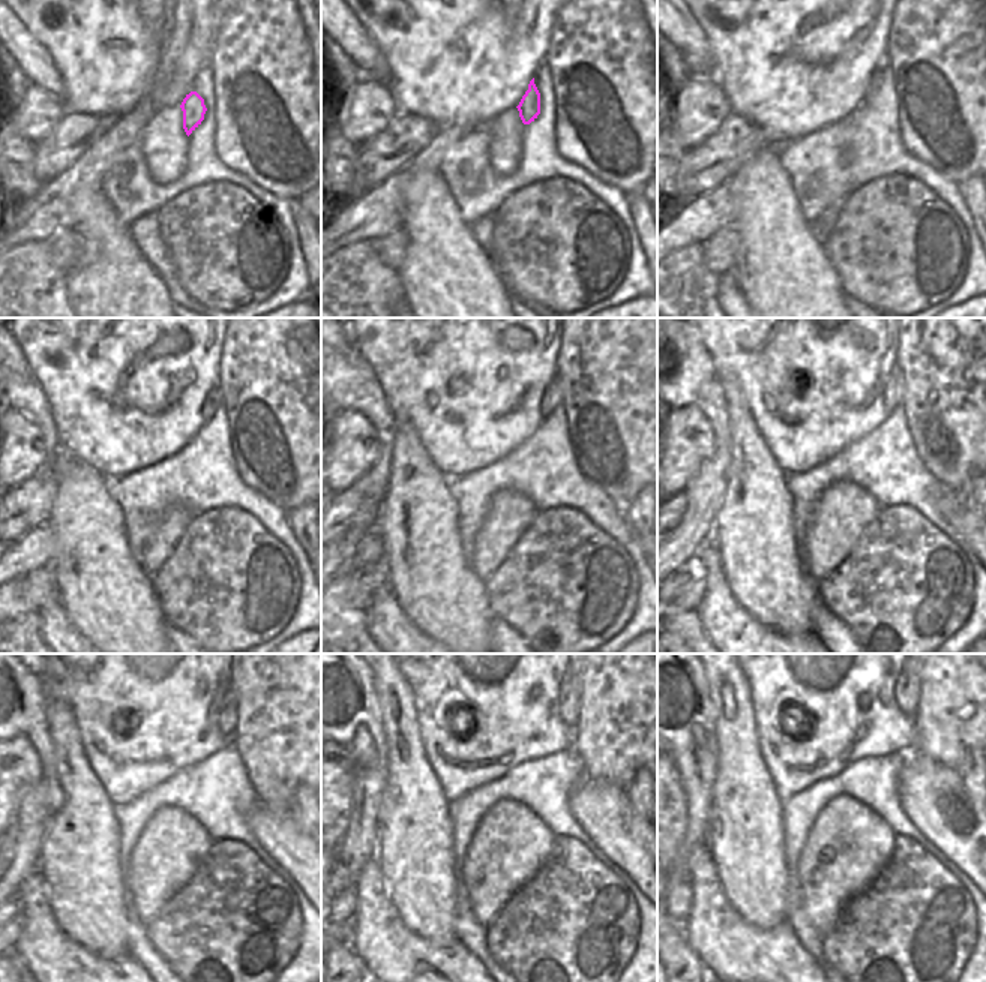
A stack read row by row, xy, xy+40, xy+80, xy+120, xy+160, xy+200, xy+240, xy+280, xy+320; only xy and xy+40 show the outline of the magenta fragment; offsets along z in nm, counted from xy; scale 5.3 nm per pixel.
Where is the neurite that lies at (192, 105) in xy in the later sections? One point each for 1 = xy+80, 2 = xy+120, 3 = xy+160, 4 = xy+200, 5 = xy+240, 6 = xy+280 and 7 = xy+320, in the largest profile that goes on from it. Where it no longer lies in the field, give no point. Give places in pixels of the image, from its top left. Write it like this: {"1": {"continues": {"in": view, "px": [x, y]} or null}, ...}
{"1": {"continues": {"in": "xy+80", "px": [877, 75]}}, "2": {"continues": {"in": "xy+120", "px": [213, 401]}}, "3": {"continues": {"in": "xy+160", "px": [553, 398]}}, "4": {"continues": {"in": "xy+200", "px": [893, 395]}}, "5": {"continues": {"in": "xy+240", "px": [228, 709]}}, "6": {"continues": {"in": "xy+280", "px": [571, 690]}}, "7": {"continues": {"in": "xy+320", "px": [907, 690]}}}

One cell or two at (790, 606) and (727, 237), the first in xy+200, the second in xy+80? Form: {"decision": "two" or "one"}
{"decision": "two"}

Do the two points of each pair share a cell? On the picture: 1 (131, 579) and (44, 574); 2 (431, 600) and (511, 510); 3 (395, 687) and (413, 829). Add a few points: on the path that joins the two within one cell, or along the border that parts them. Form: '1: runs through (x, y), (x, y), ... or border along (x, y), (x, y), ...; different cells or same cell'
1: border along (51, 564), (60, 600); different cells
2: border along (468, 564), (485, 580); different cells
3: runs through (402, 723), (411, 793); same cell

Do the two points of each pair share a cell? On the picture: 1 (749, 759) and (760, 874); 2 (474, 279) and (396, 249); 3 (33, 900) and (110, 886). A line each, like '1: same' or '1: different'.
1: same
2: different
3: different

